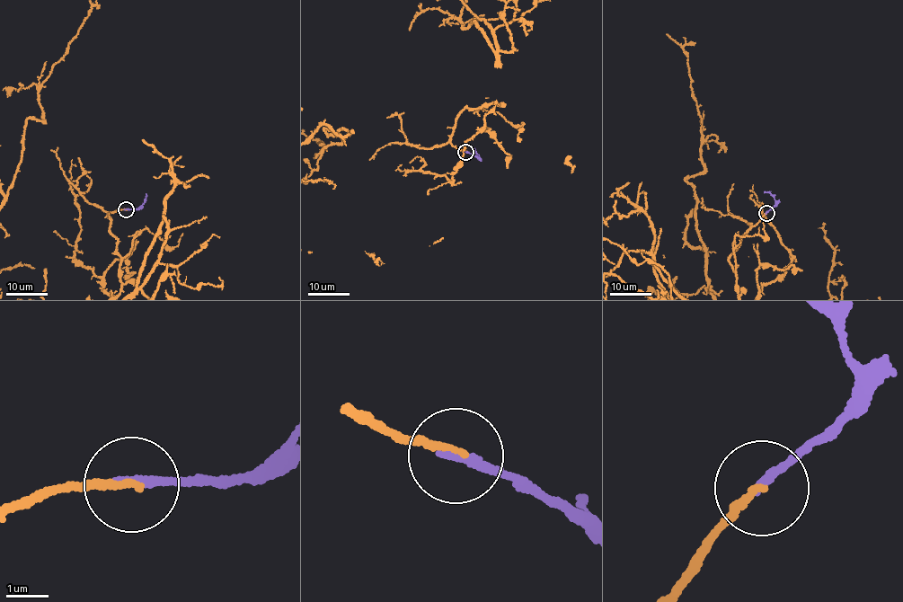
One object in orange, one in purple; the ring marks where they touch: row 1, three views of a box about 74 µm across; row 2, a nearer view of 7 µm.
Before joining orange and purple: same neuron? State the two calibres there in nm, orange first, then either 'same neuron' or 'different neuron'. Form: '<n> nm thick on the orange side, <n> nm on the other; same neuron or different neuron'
170 nm thick on the orange side, 240 nm on the other; same neuron

